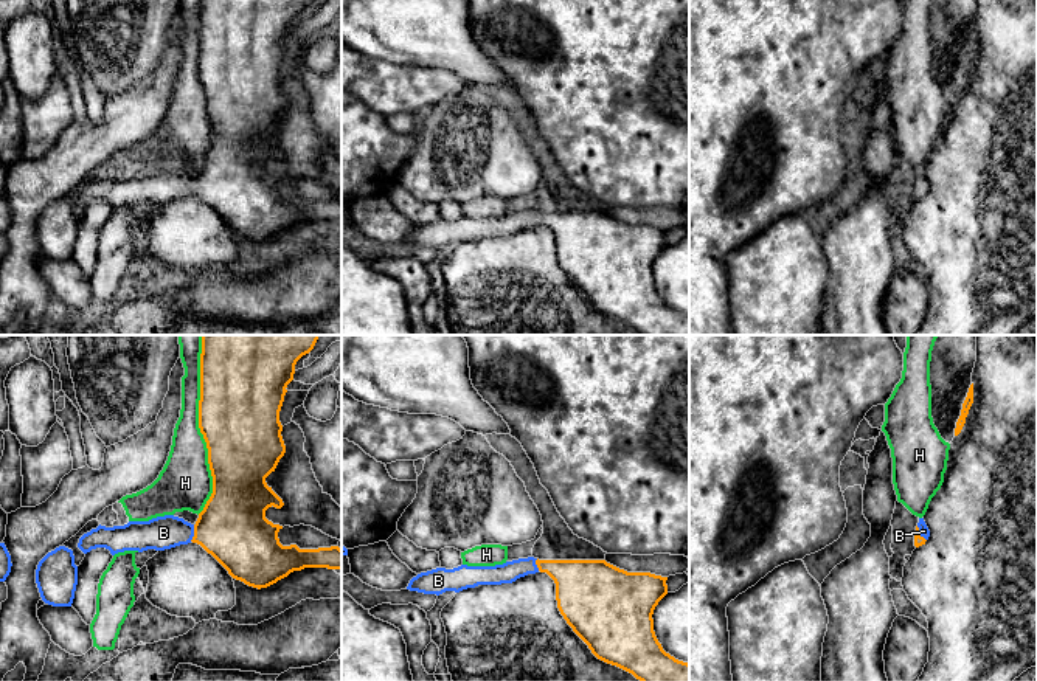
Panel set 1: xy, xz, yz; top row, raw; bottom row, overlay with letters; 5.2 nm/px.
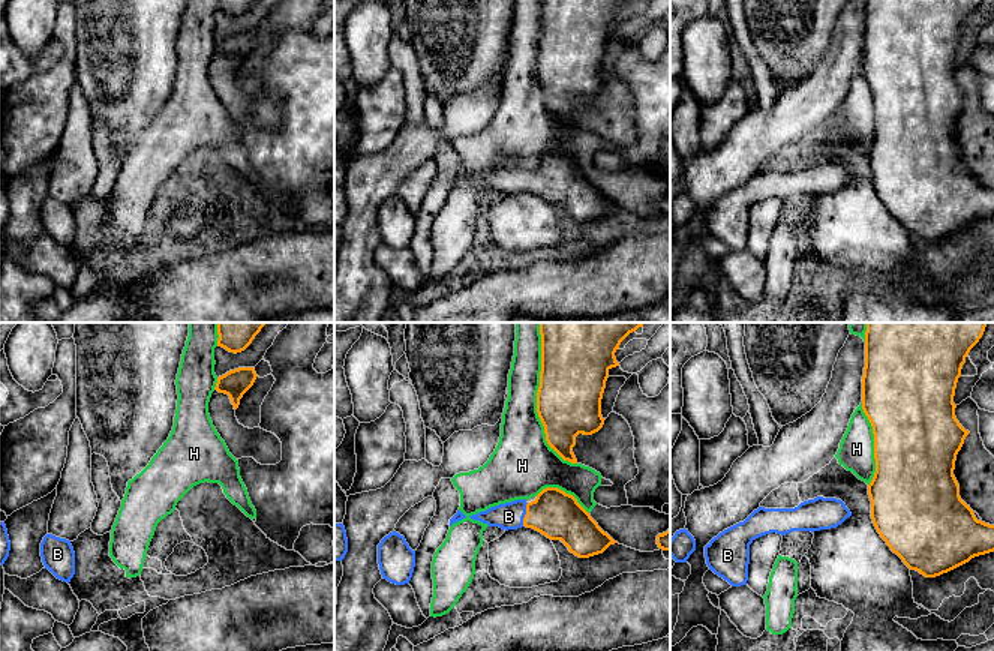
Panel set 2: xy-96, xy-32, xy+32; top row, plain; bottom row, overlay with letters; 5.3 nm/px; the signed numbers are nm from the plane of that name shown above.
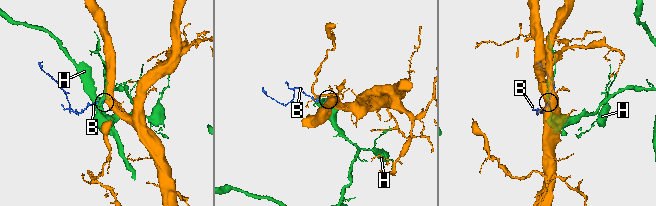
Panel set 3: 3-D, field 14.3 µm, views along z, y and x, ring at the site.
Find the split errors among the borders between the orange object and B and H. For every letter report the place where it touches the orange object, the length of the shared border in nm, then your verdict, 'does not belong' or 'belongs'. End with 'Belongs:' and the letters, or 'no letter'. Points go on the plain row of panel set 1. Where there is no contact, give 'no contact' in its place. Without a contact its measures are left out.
B: xy (194, 185) | 90 nm | belongs
H: xy (201, 84) | 850 nm | does not belong
Belongs: B

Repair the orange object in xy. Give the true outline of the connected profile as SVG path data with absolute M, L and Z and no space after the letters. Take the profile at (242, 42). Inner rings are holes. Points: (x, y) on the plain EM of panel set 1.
M202 0L200 6L200 53L199 53L199 81L200 85L203 87L203 92L206 95L208 101L208 116L213 129L213 146L210 152L206 154L203 163L199 166L199 171L194 177L185 174L183 171L174 169L174 168L165 168L165 169L157 169L149 174L129 174L124 178L113 178L113 180L106 180L106 178L98 178L96 181L92 181L90 185L84 186L79 191L78 200L87 206L92 202L96 200L106 200L110 203L112 208L124 203L147 203L147 202L155 202L155 203L165 203L171 202L180 197L188 197L188 195L197 195L200 197L208 206L211 206L227 223L228 226L236 231L244 234L248 239L253 240L267 240L278 233L287 230L293 223L301 223L304 220L328 220L328 222L342 222L342 202L338 199L331 199L331 200L318 200L318 202L300 202L297 197L290 199L283 199L278 191L278 185L283 181L279 177L273 177L265 171L265 163L269 160L276 160L281 161L284 158L283 152L272 143L272 140L267 138L265 130L275 124L279 112L286 105L286 98L281 88L283 78L279 74L279 64L284 54L284 48L287 45L287 37L293 33L295 26L295 17L297 14L309 6L314 0Z

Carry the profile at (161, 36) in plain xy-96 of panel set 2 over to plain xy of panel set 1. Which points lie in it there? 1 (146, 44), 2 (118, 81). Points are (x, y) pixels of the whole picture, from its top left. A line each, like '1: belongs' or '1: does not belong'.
1: belongs
2: belongs

